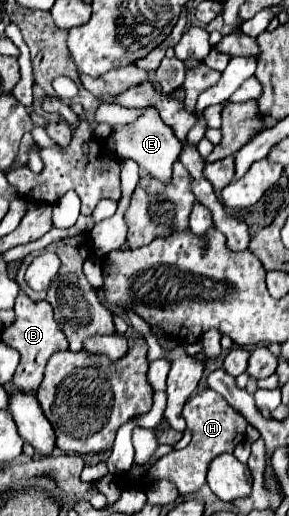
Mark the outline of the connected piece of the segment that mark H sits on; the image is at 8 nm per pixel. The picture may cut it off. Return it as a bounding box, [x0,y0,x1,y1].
[150,388,248,494]

